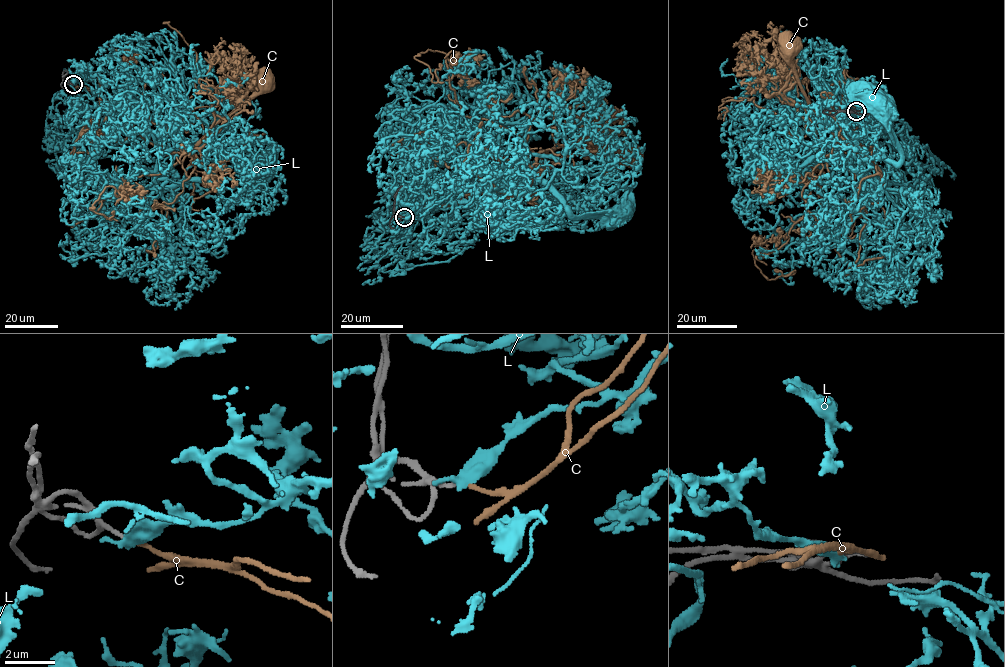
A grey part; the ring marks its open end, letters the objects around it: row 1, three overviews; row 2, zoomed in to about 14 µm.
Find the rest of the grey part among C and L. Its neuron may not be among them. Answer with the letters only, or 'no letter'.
C

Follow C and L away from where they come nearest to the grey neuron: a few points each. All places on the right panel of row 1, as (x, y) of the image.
C: (855, 111), (838, 122), (837, 144), (846, 153), (870, 149), (841, 138), (812, 107), (797, 78), (791, 45)
L: (856, 111), (834, 108), (830, 142), (844, 175), (876, 182), (861, 161), (900, 157), (880, 105)

